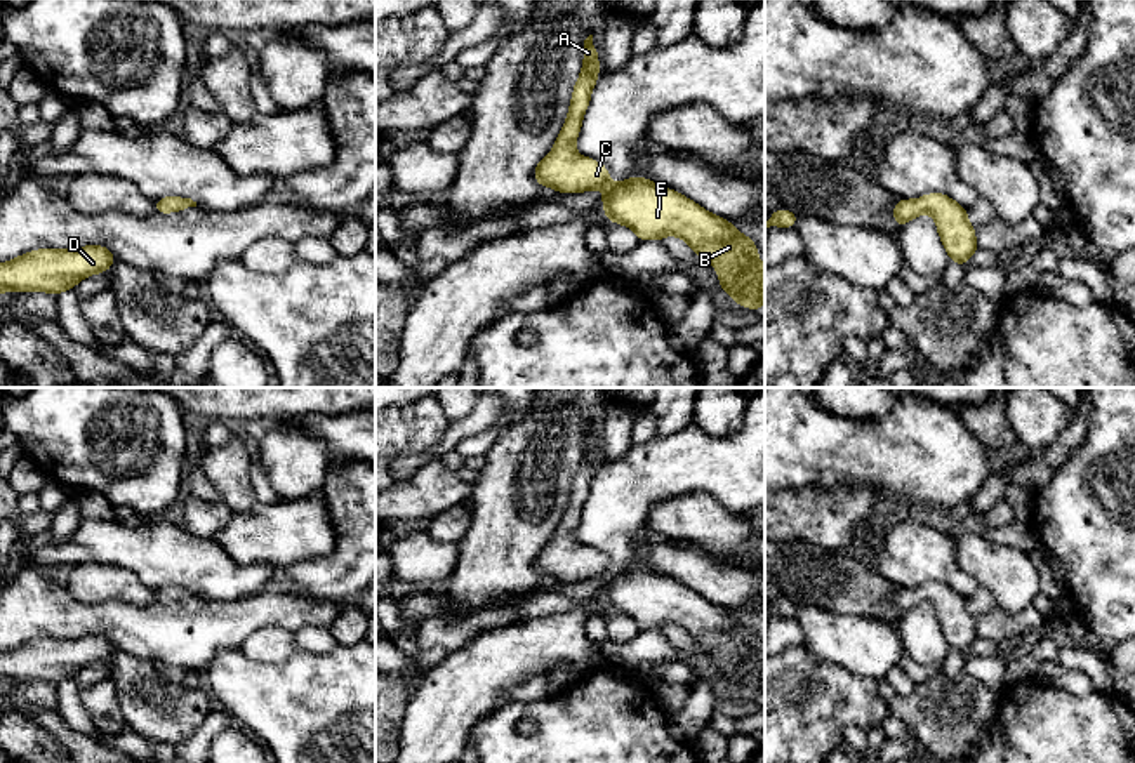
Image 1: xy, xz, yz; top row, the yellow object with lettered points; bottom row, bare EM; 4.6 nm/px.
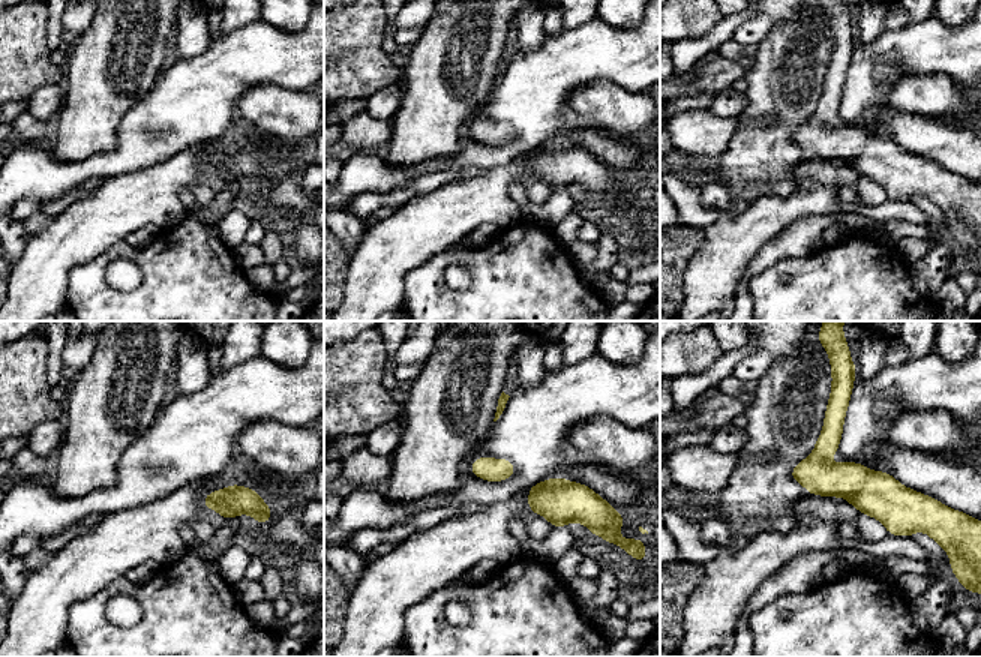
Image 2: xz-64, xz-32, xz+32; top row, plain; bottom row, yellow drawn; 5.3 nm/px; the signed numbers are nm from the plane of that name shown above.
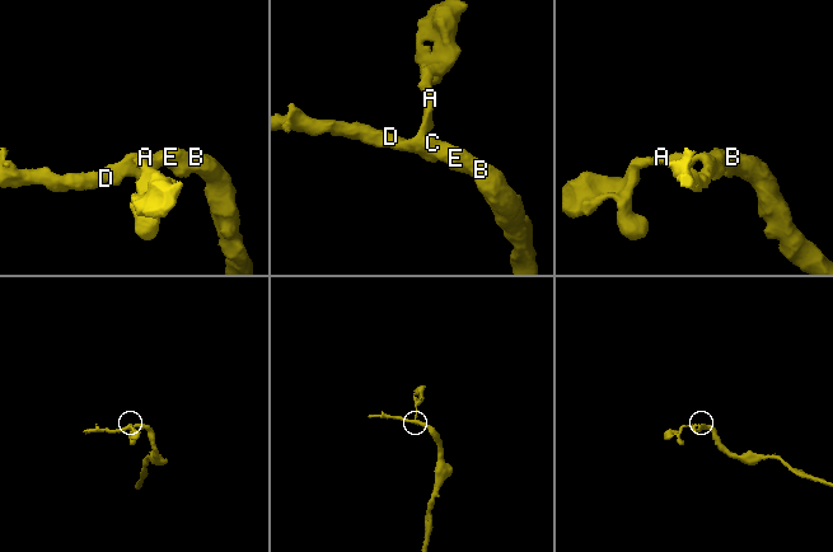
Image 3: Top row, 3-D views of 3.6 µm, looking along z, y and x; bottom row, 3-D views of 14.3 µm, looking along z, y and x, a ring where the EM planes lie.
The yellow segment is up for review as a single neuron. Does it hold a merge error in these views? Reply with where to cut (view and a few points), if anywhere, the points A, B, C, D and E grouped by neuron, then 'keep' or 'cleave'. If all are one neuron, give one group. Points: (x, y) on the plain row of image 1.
no cut; A B C D E; keep

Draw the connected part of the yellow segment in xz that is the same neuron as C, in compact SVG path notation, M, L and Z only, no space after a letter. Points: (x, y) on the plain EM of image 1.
M589 424L584 429L582 462L574 476L567 511L553 541L534 558L534 568L560 582L582 582L603 575L601 591L608 610L629 615L640 631L660 631L666 624L683 627L704 652L716 655L723 683L732 683L737 695L763 700L765 655L758 648L758 631L739 622L730 610L643 565L610 572L605 554L577 544L574 532L598 459L598 440Z

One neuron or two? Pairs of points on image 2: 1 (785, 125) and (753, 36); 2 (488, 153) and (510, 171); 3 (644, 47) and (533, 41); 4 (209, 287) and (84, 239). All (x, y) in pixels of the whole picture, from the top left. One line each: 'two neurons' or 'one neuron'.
1: two neurons
2: two neurons
3: two neurons
4: two neurons

